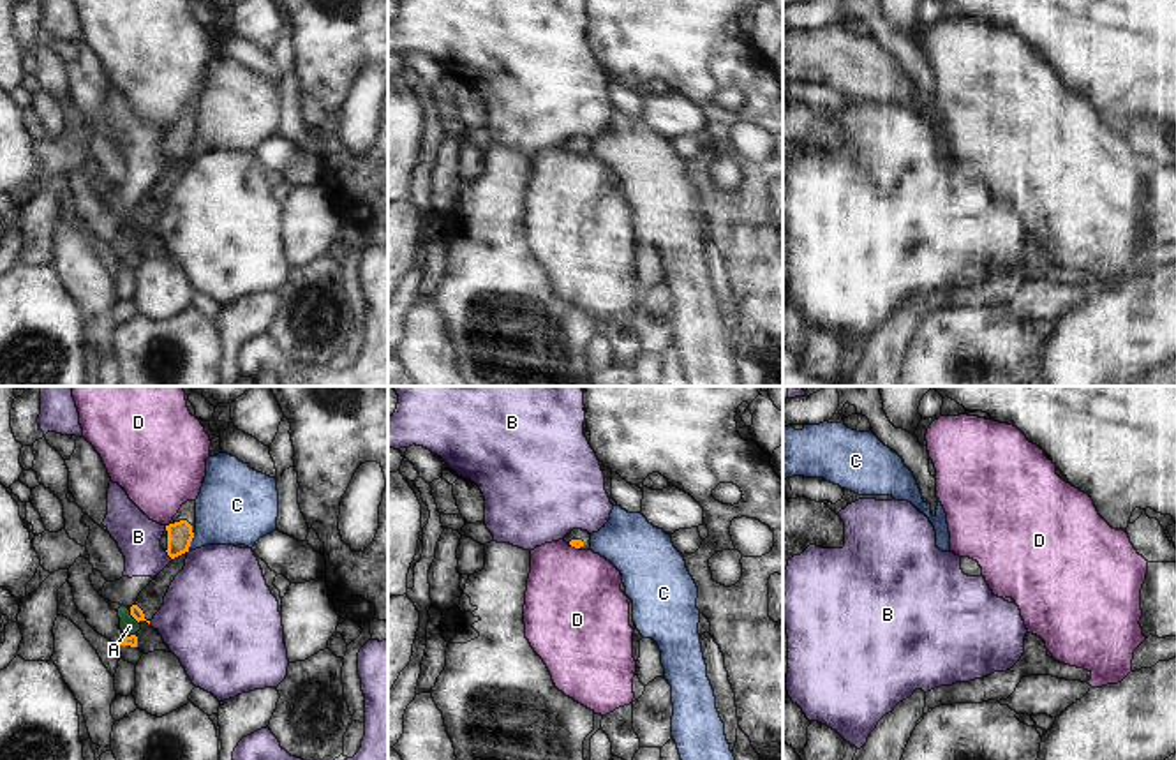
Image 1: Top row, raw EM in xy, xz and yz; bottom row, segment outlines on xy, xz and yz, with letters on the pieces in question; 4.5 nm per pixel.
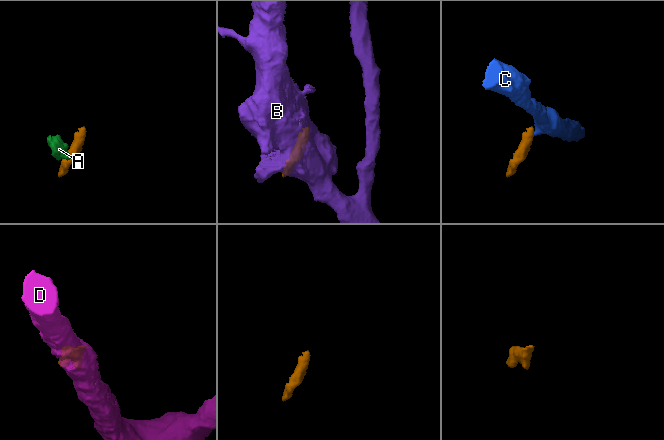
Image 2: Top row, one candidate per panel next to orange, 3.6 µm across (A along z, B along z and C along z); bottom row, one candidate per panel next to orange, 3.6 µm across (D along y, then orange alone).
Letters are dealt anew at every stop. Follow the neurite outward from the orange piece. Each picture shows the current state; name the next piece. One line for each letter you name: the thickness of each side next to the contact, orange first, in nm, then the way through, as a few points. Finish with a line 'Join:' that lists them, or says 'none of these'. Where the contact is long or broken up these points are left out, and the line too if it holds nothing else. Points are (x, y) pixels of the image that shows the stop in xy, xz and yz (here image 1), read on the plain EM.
Join: none of these

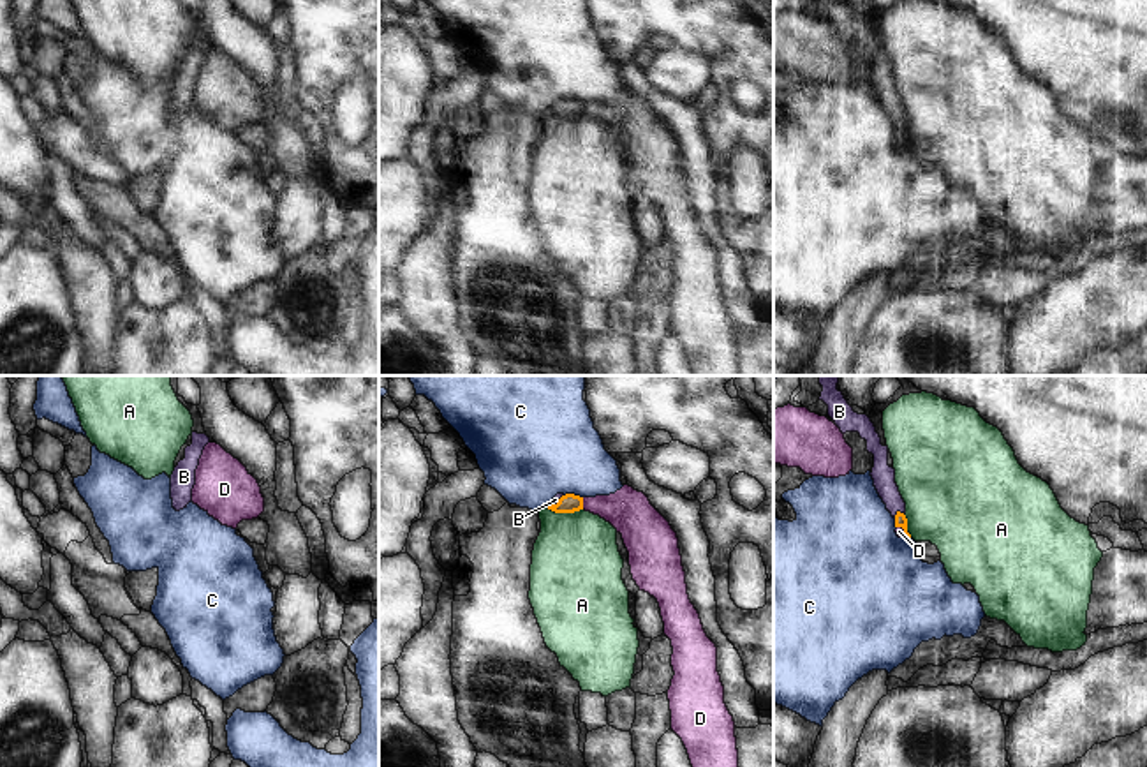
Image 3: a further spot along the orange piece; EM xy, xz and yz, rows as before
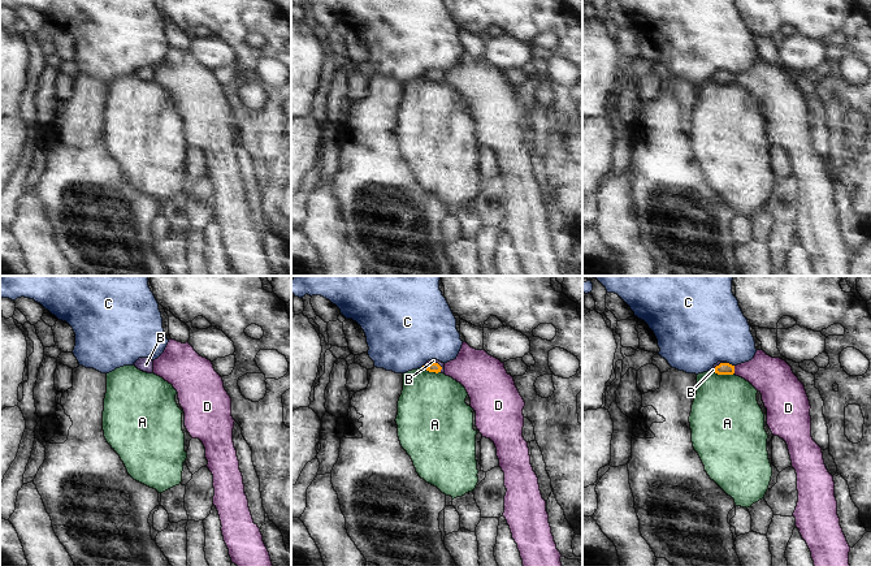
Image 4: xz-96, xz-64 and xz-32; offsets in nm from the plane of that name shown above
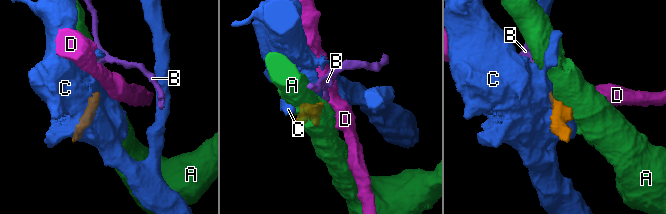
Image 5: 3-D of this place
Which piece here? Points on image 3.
B: calibres 60 and 100 nm; way yz (901, 126), (897, 119), (883, 80)
Join: B

